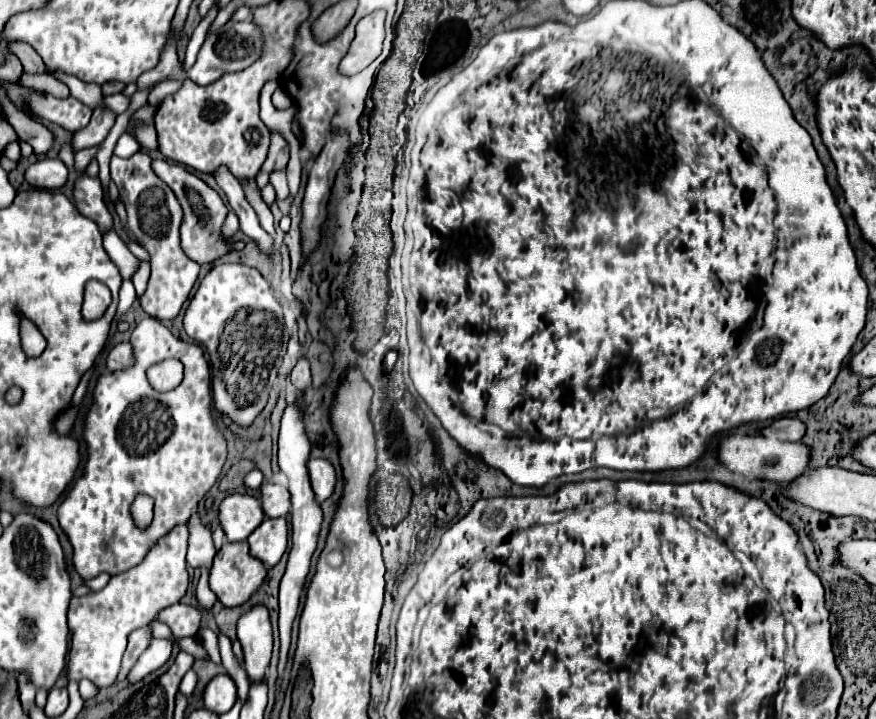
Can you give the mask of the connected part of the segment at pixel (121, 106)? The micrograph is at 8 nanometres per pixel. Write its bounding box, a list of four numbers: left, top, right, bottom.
[103,94,129,112]

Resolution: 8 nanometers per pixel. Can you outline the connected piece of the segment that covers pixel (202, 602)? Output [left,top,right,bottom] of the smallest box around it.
[195,570,215,610]

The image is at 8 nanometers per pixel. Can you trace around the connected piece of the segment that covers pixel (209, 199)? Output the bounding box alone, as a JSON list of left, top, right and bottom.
[151,160,229,264]

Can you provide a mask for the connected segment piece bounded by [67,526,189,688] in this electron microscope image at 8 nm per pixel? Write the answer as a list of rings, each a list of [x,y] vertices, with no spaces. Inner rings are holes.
[[[175,526],[171,534],[163,536],[137,566],[117,576],[111,576],[107,586],[81,598],[73,598],[67,610],[67,626],[71,630],[71,646],[67,654],[67,680],[91,680],[93,684],[111,686],[119,674],[121,658],[127,648],[127,636],[147,626],[155,614],[171,604],[177,604],[189,584],[185,566],[187,554],[187,526]]]

